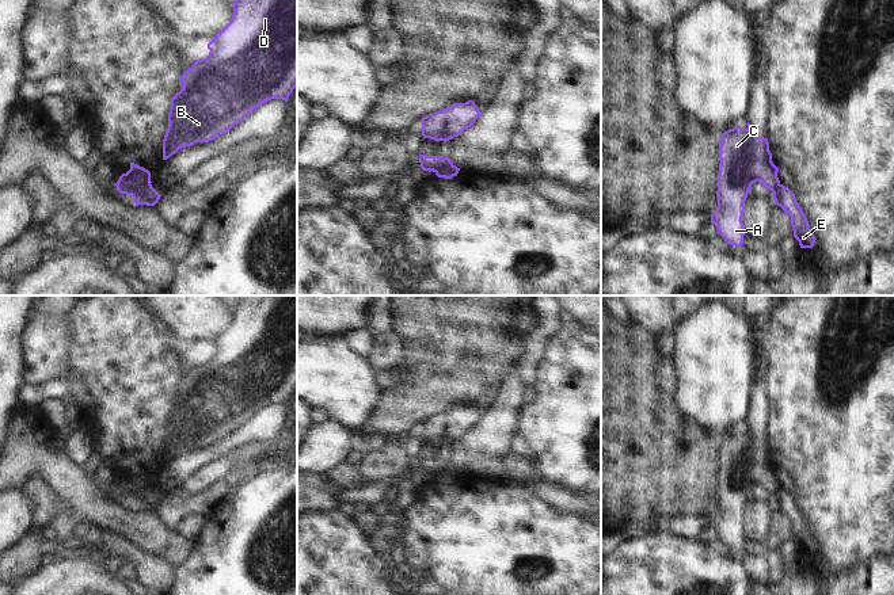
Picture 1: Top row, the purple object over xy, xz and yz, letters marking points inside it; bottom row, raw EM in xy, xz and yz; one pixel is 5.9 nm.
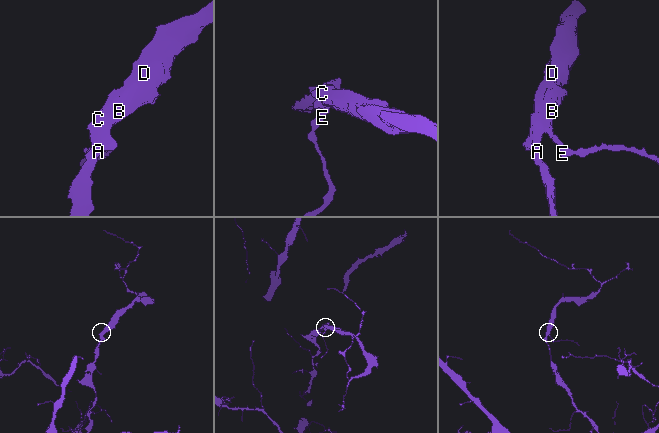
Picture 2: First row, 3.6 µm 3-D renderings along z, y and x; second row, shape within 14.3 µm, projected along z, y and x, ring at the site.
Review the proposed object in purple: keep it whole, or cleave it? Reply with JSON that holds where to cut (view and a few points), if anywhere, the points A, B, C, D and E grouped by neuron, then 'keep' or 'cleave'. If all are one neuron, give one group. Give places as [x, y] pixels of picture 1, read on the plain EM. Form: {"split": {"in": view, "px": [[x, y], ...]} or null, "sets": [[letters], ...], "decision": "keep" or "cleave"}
{"split": {"in": "xy", "px": [[149, 487], [130, 498]]}, "sets": [["A", "B", "C", "D"], ["E"]], "decision": "cleave"}

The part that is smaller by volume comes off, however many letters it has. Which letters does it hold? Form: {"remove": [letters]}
{"remove": ["E"]}

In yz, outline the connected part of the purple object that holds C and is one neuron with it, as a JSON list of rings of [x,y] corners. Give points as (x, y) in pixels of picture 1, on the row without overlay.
[[[739,428],[722,436],[719,443],[719,478],[718,478],[718,511],[711,518],[711,526],[718,531],[719,538],[726,546],[741,550],[743,549],[745,529],[745,504],[752,488],[761,485],[772,496],[780,488],[777,481],[779,472],[772,465],[768,442],[756,440],[749,431],[742,432]]]

